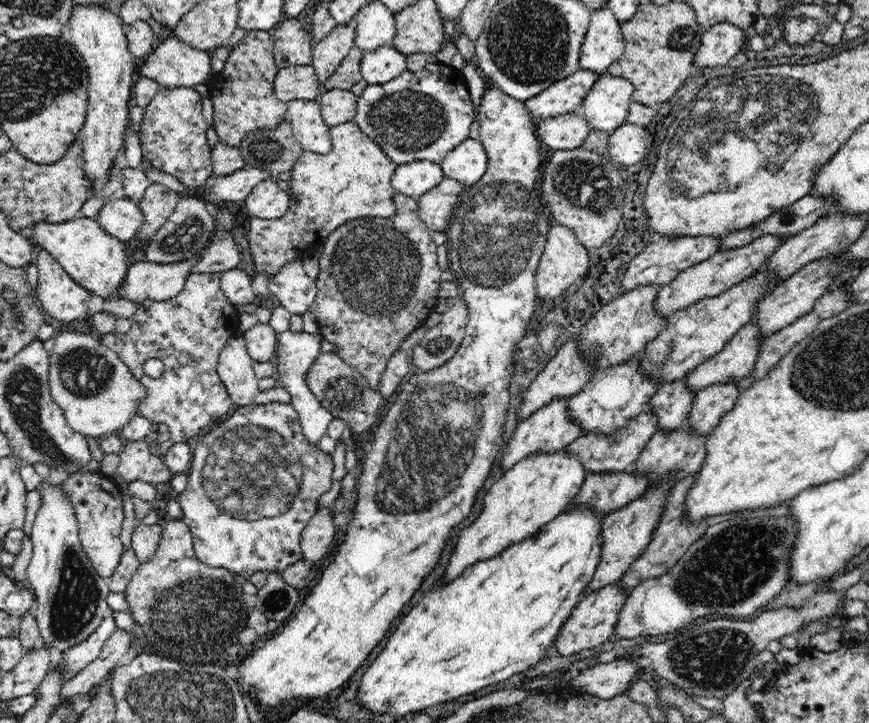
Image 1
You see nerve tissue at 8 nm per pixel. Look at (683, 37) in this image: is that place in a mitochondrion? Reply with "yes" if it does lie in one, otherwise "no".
yes

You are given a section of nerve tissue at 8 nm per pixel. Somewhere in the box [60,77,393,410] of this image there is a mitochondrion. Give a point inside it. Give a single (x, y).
(186, 237)

